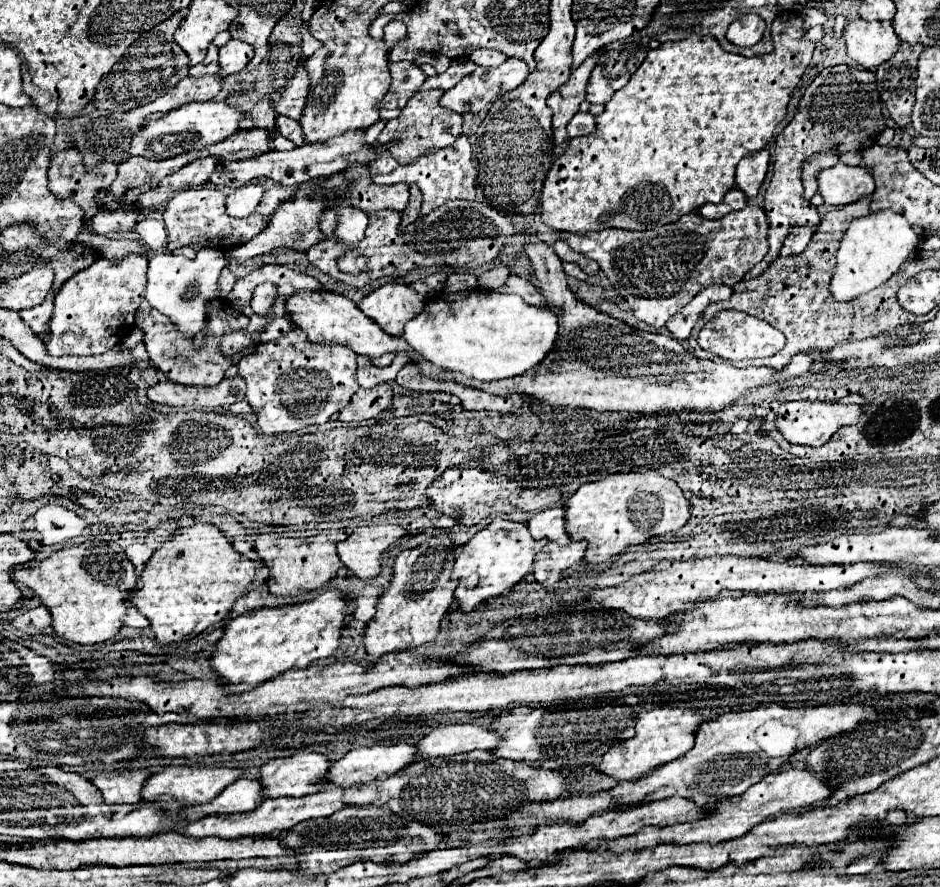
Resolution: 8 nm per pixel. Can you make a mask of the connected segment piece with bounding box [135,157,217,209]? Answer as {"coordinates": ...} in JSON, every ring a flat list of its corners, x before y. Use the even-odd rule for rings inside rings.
{"coordinates":[[205,157,205,159,195,159,187,165,183,165,177,173,167,175,155,189,149,189,147,193,141,193,141,197,135,201,139,209,149,209,153,203,163,203,171,199,177,191,189,189,189,187,199,187,209,181,209,175,215,171,215,157]]}

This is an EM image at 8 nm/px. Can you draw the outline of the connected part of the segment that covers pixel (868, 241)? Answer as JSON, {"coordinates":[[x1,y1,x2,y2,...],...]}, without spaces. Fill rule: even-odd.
{"coordinates":[[875,211,859,217,845,231,841,247,837,251,837,265,829,289,835,299,851,301,879,285,883,285,907,259,907,255,917,247,919,237,905,221,903,215,893,211]]}

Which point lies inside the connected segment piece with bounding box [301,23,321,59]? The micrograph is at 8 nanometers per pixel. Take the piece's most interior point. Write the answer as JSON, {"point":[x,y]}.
{"point":[310,44]}

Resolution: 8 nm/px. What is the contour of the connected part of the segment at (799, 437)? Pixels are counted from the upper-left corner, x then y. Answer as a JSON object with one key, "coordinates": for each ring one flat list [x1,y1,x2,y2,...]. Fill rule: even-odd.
{"coordinates":[[789,401,783,403,777,411,777,429,789,443,821,447,831,439,831,435,845,425,855,425,859,421,859,405,843,405,835,401]]}

